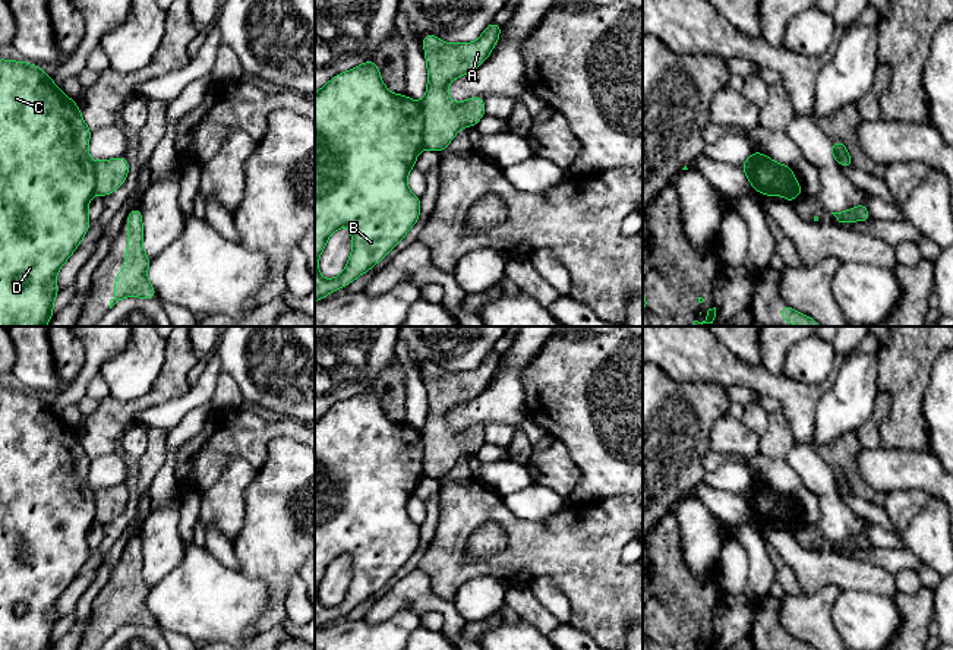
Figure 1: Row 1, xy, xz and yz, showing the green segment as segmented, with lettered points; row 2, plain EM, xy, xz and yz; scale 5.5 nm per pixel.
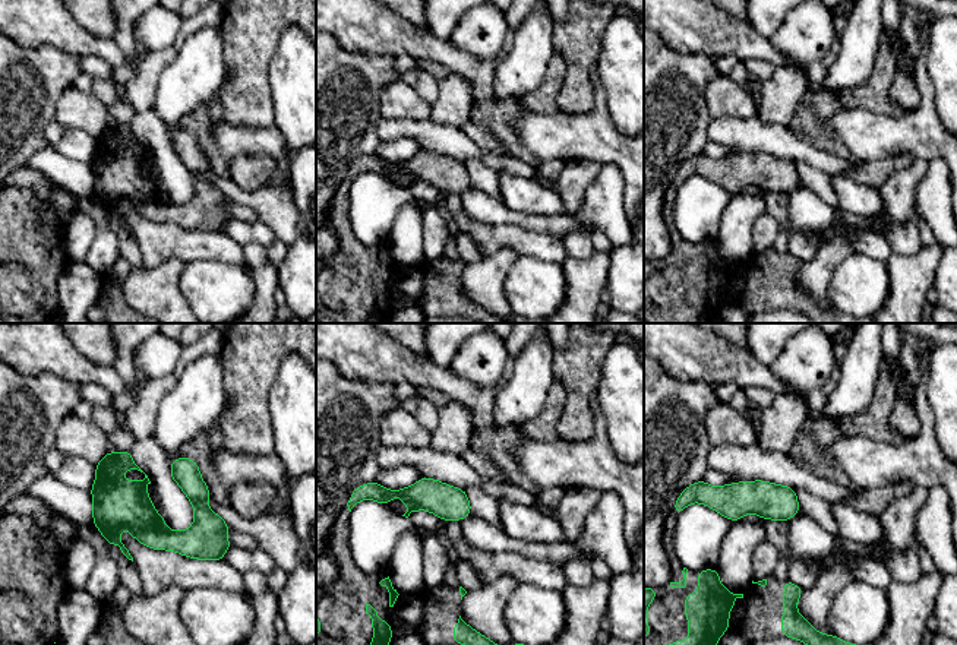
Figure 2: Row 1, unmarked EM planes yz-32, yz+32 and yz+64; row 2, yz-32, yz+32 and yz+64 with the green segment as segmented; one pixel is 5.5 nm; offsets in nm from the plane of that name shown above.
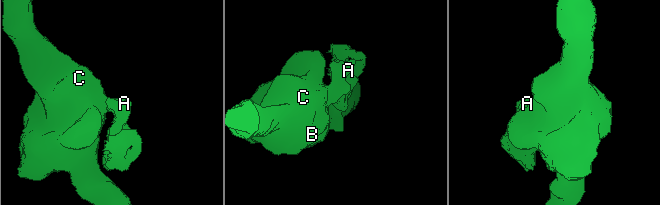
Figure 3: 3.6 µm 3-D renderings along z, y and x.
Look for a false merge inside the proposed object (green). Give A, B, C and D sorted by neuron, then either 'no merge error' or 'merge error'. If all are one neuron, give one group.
A / B C D | merge error

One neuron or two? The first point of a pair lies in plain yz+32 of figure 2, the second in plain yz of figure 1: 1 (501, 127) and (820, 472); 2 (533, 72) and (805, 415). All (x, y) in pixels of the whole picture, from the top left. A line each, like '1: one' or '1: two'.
1: two
2: two

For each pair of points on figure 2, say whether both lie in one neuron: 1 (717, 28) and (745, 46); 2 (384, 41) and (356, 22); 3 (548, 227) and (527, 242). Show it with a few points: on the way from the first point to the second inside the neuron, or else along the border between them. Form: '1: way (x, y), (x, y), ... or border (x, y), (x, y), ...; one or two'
1: way (725, 35), (738, 38); one
2: way (376, 34), (363, 24); one
3: border (508, 223), (536, 231), (552, 233), (561, 239); two

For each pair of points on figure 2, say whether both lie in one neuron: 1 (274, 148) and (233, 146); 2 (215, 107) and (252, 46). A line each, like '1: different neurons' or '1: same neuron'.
1: same neuron
2: different neurons

